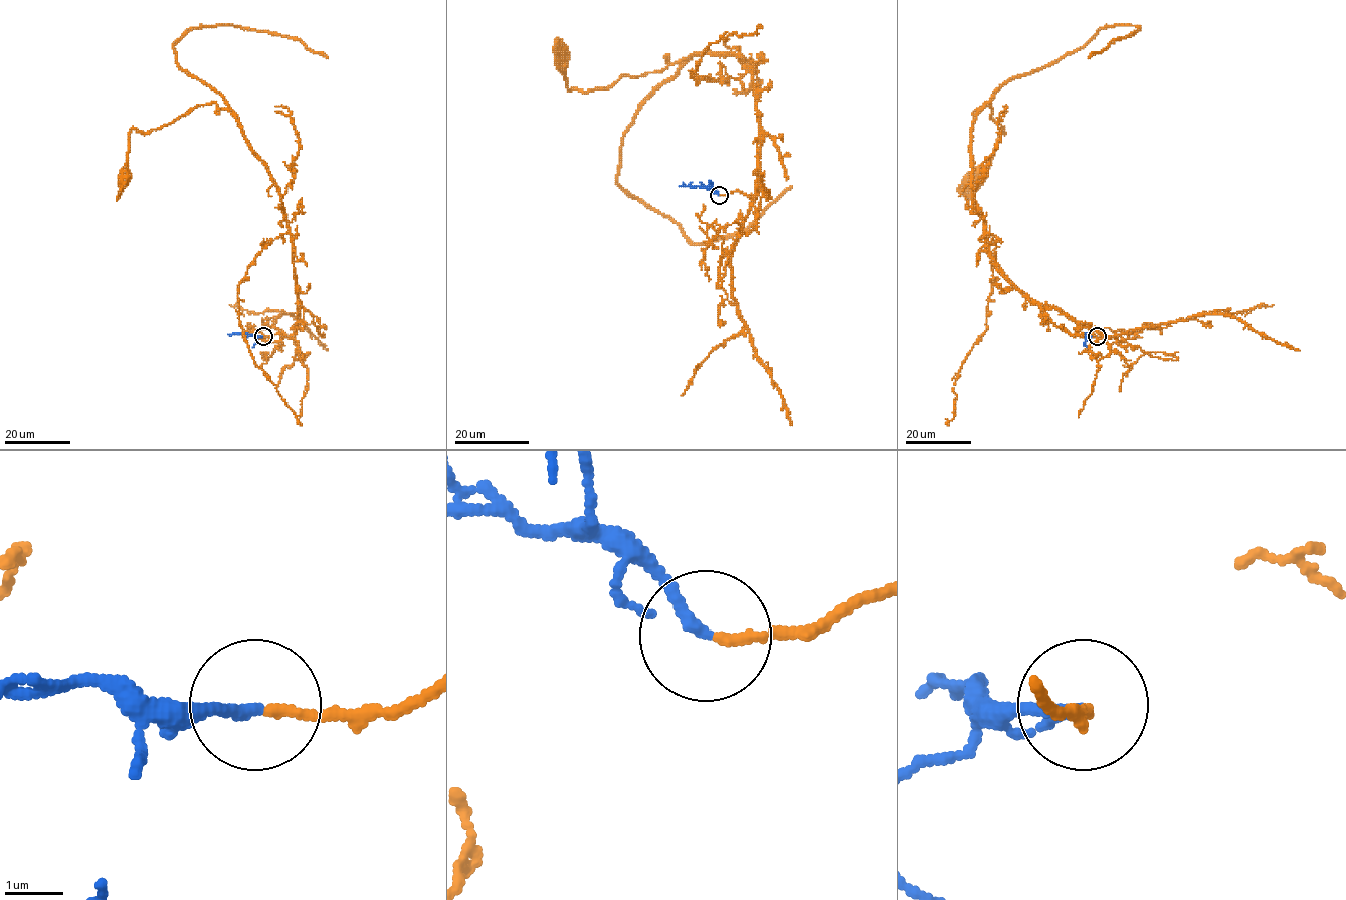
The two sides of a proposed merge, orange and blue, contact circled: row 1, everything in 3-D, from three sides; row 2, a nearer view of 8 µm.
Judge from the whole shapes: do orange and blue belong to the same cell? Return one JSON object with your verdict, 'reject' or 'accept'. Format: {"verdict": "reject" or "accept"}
{"verdict": "accept"}

